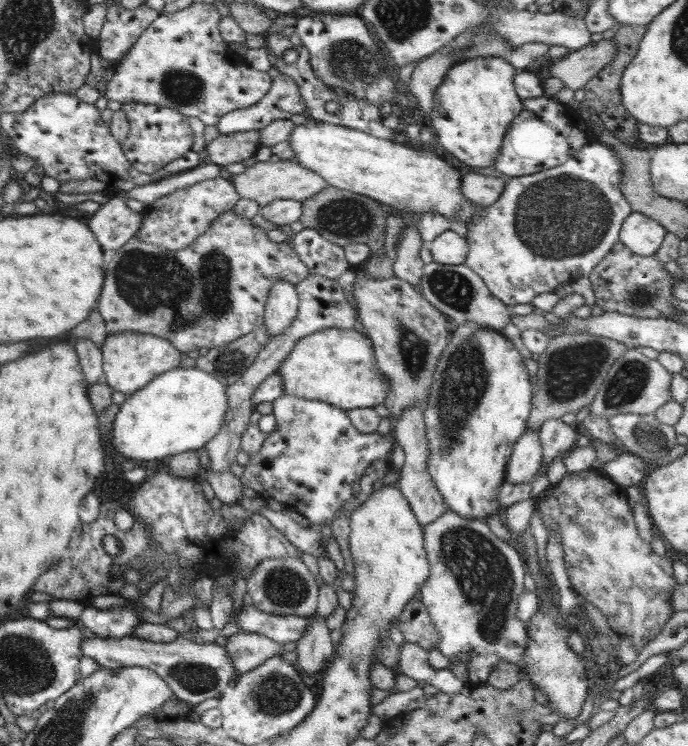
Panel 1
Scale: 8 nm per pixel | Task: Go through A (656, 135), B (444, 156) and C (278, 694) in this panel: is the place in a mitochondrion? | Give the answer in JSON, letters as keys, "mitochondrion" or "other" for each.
{"A":"other","B":"other","C":"mitochondrion"}

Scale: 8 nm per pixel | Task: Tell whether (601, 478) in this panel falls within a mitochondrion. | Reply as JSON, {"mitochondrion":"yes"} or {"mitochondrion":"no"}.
{"mitochondrion":"no"}

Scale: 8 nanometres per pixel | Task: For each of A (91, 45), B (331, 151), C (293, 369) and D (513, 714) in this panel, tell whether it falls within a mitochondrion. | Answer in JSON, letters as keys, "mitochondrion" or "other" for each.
{"A":"other","B":"other","C":"other","D":"mitochondrion"}

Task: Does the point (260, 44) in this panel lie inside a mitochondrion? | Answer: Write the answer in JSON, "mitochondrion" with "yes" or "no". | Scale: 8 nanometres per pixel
{"mitochondrion":"no"}

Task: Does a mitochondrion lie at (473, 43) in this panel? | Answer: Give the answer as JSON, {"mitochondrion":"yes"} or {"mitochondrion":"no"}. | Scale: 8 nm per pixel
{"mitochondrion":"yes"}

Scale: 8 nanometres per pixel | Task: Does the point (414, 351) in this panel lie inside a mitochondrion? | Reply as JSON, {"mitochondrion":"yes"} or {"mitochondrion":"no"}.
{"mitochondrion":"yes"}

